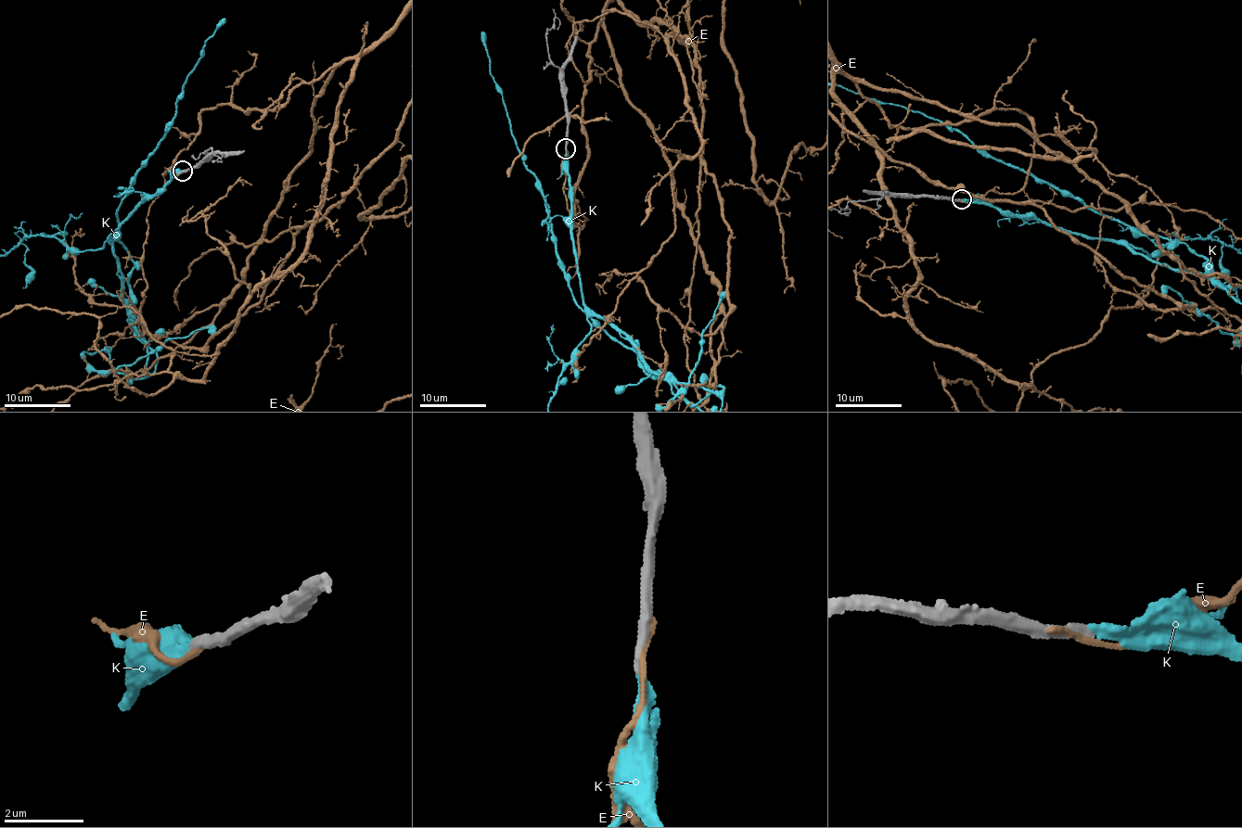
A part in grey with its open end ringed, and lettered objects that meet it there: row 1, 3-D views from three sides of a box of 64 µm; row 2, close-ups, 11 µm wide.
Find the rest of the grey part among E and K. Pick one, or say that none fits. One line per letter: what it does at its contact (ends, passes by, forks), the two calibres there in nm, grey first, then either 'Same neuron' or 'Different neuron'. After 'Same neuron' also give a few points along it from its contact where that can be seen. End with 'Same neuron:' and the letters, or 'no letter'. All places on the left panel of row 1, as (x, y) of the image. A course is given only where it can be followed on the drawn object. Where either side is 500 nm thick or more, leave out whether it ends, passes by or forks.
E: It ends there. Thickness 360 nm (grey) against 160 nm. Different neuron
K: It ends there. Thickness 260 nm (grey) against 260 nm. Same neuron
Same neuron: K

